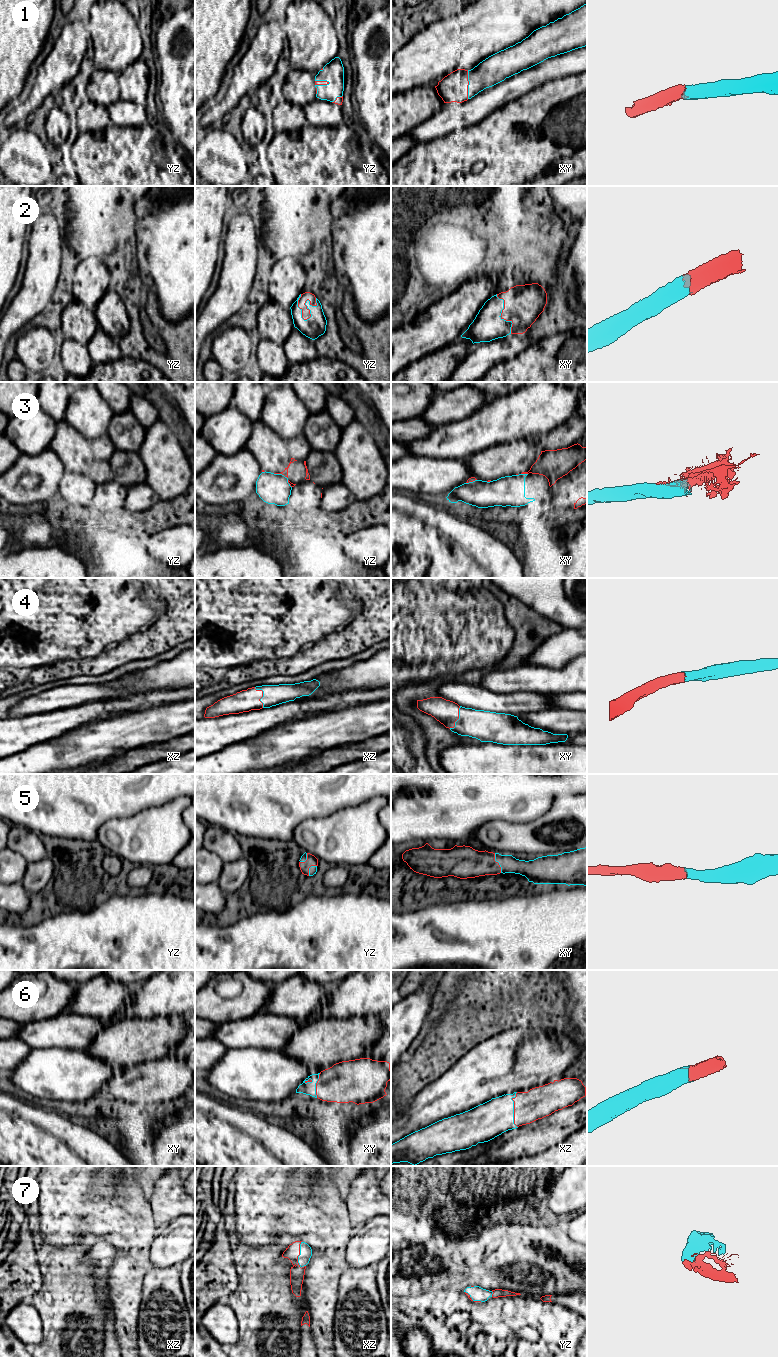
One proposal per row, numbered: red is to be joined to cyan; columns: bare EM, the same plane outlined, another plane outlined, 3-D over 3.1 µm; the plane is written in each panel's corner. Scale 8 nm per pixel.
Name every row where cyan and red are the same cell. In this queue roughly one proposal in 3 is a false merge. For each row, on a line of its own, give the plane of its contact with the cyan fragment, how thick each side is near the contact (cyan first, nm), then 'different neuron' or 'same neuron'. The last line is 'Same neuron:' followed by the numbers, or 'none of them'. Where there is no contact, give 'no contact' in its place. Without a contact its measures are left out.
1: xy | 220/220 nm | same neuron
2: yz | 170/70 nm | same neuron
3: yz | 240/50 nm | different neuron
4: xz | 170/180 nm | same neuron
5: xy | 140/240 nm | same neuron
6: xz | 300/260 nm | same neuron
7: xz | 100/120 nm | same neuron
Same neuron: 1, 2, 4, 5, 6, 7

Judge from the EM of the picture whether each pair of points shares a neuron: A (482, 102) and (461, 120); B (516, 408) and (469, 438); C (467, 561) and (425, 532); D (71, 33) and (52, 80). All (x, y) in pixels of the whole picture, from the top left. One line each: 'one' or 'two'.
A: one
B: one
C: one
D: one

